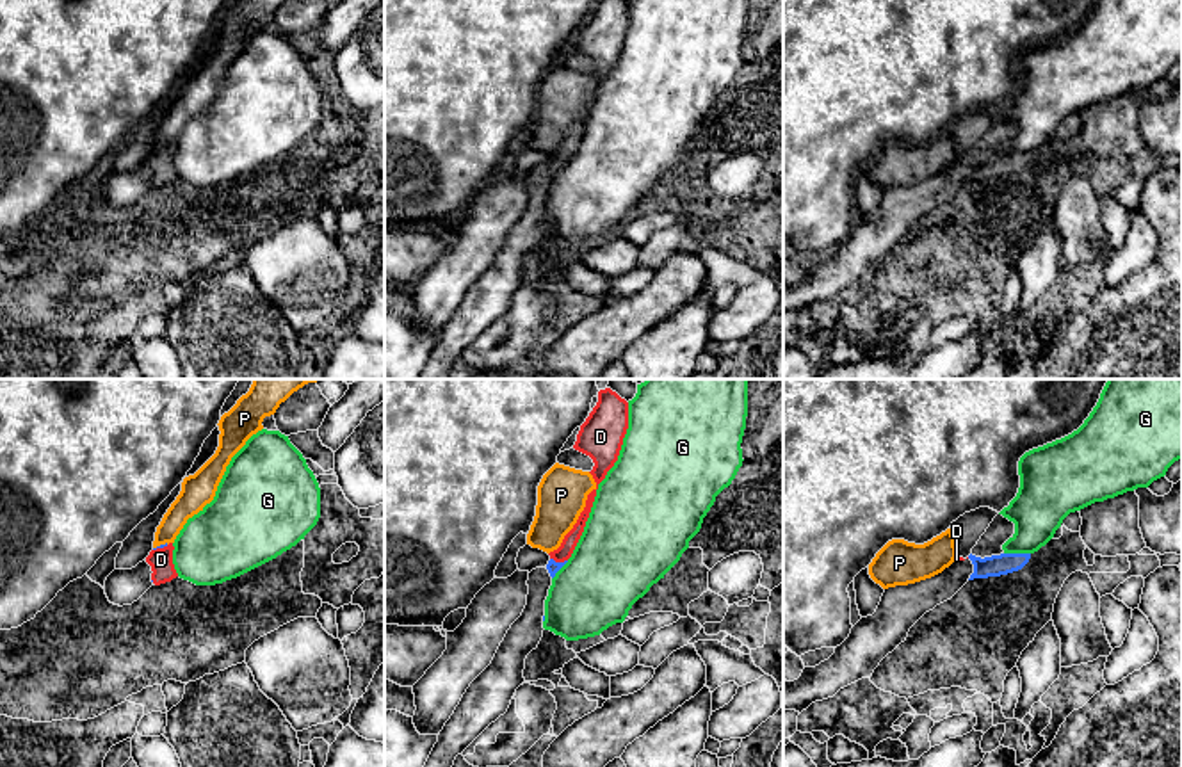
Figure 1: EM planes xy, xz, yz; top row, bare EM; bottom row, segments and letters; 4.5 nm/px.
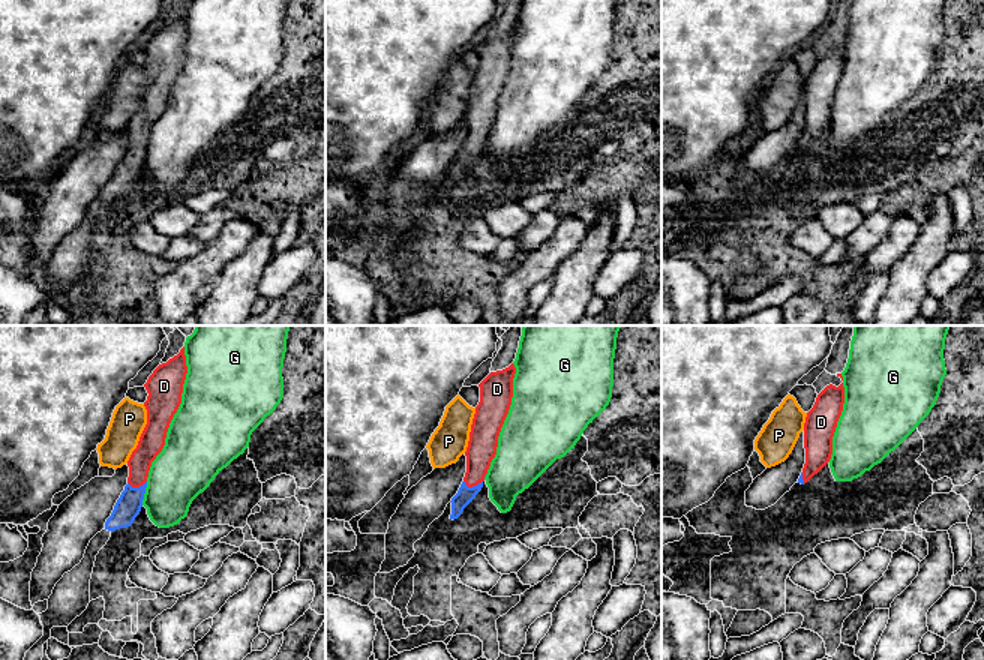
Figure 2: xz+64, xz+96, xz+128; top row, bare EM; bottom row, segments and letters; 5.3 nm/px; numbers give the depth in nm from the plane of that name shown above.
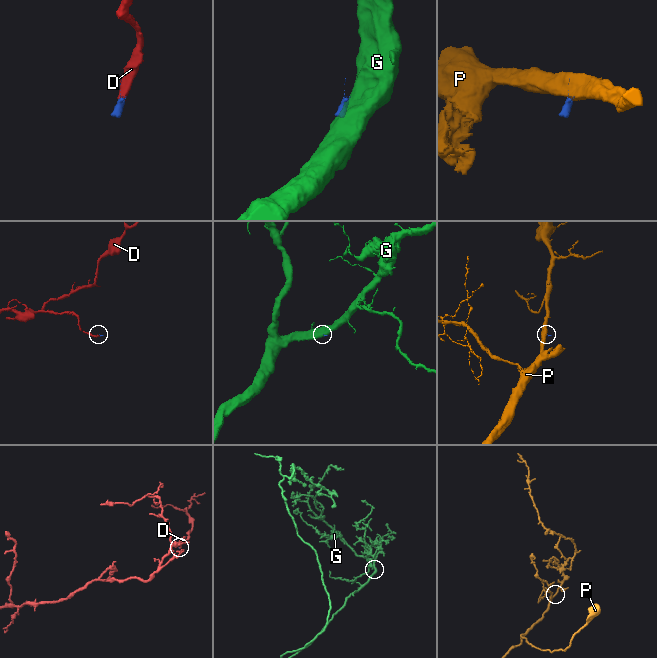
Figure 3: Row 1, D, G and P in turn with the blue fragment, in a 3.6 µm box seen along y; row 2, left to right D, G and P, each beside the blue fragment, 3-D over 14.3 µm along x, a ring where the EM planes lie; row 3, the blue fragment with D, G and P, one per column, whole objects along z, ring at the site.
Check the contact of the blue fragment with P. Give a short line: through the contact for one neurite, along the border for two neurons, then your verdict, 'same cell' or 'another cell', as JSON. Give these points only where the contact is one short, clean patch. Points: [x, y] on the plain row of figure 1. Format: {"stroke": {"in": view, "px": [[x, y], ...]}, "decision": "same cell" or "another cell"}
{"decision": "another cell"}

